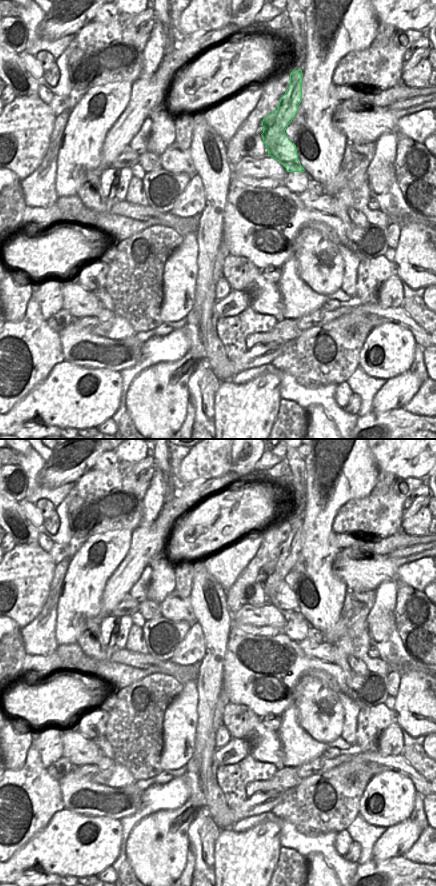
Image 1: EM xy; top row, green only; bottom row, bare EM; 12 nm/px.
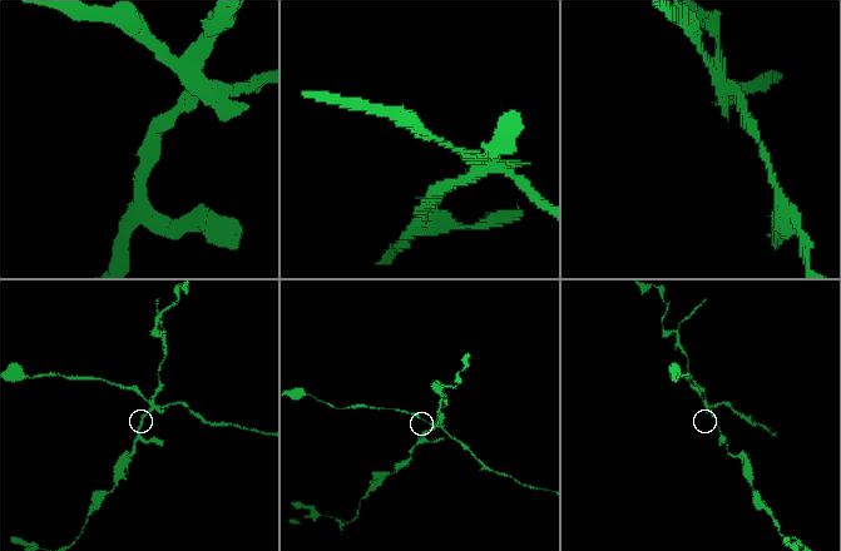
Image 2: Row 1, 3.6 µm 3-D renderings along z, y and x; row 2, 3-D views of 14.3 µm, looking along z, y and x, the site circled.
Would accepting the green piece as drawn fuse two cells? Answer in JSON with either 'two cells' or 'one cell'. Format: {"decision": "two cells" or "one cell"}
{"decision": "two cells"}

